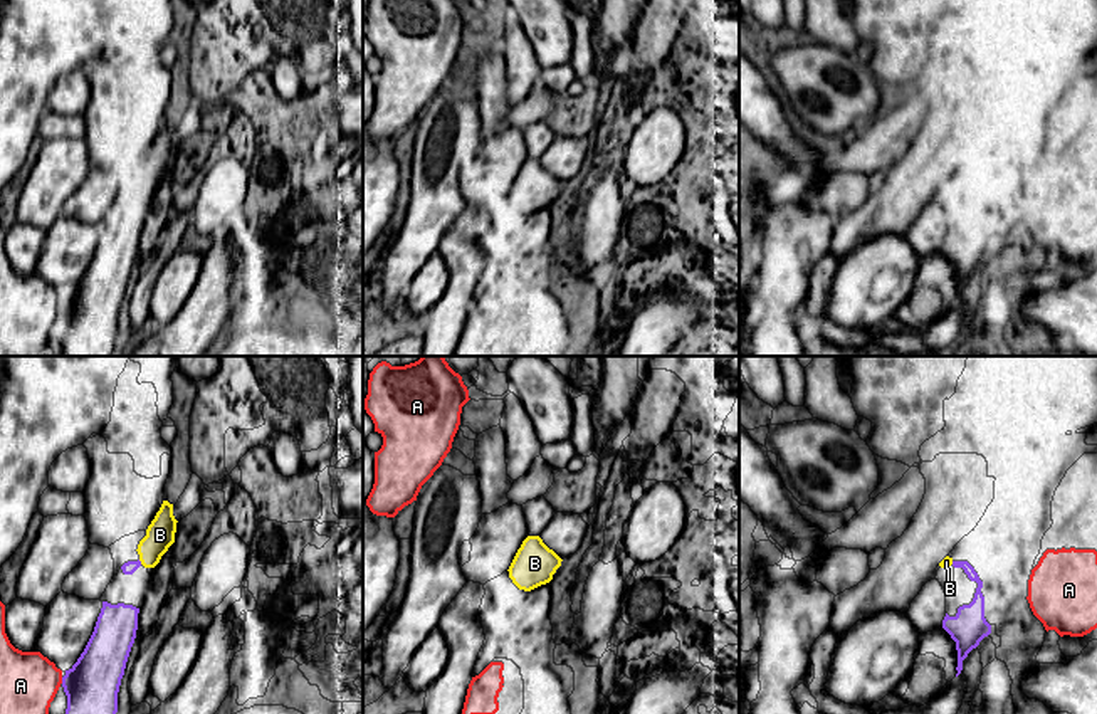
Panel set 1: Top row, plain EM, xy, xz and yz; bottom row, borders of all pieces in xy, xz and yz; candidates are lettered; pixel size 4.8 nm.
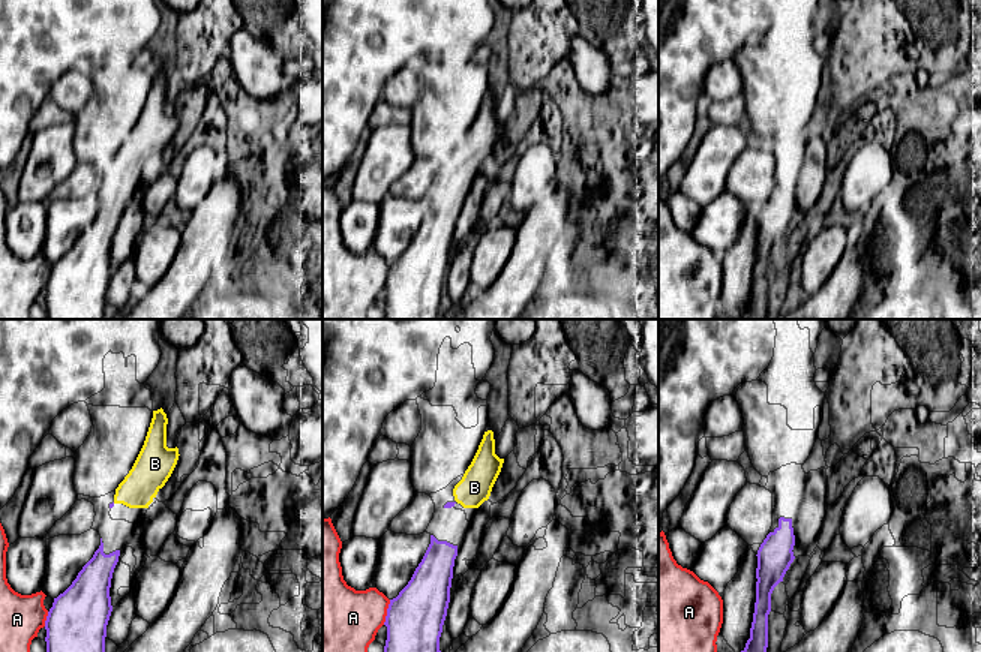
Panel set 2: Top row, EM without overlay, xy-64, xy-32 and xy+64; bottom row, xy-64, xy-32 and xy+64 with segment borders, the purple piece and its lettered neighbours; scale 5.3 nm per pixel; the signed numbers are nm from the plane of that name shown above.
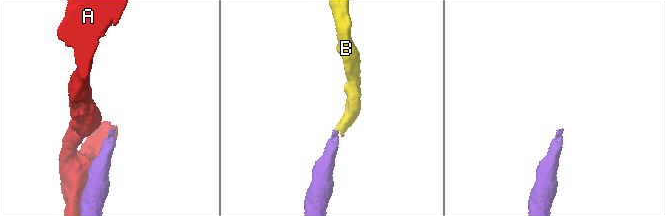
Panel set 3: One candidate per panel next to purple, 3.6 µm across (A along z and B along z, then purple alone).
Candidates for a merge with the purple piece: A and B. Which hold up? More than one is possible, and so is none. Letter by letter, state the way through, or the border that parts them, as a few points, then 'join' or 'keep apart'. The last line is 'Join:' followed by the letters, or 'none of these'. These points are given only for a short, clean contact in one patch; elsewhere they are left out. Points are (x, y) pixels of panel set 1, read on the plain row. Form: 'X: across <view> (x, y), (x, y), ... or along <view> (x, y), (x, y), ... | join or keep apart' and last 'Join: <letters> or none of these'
A: keep apart
B: across xy (128, 192), (140, 185), (160, 158) | join
Join: B

